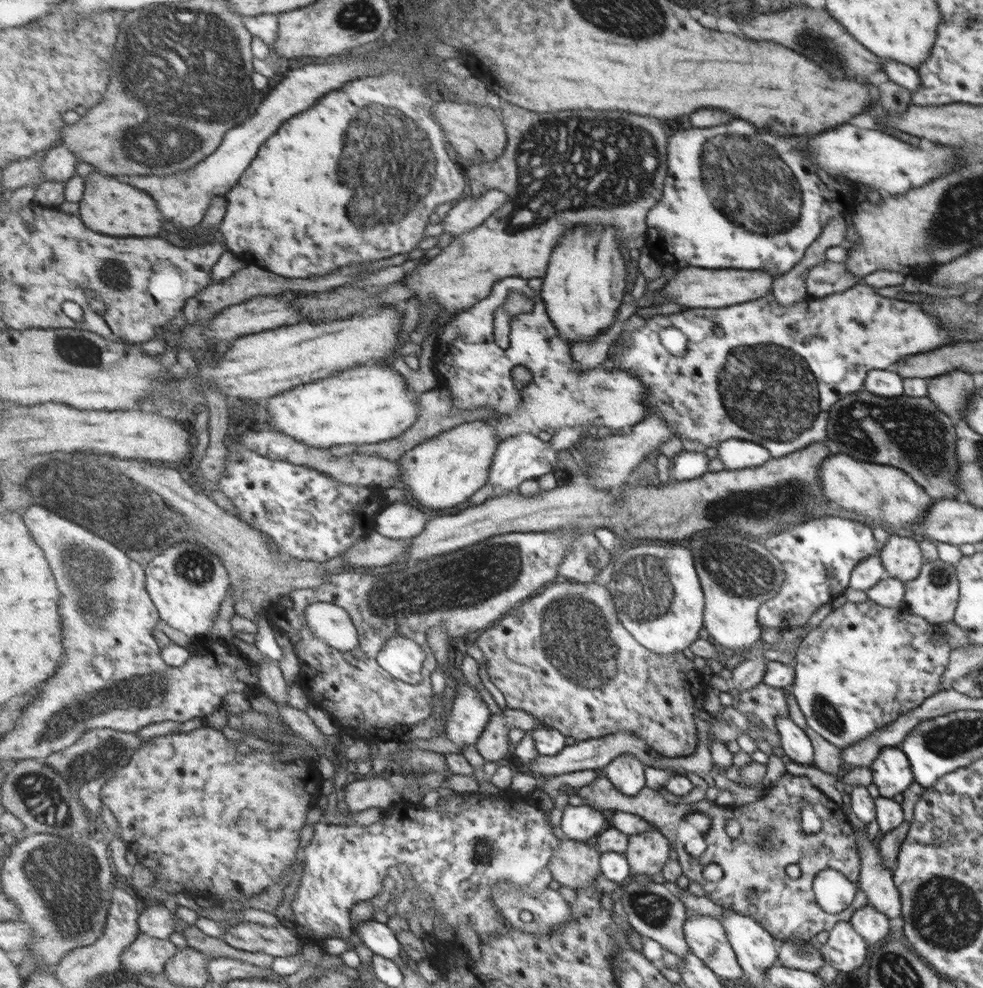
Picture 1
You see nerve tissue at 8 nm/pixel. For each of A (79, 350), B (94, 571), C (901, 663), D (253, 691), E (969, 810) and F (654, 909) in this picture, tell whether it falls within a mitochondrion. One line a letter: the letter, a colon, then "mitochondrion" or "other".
A: mitochondrion
B: mitochondrion
C: other
D: other
E: other
F: mitochondrion

